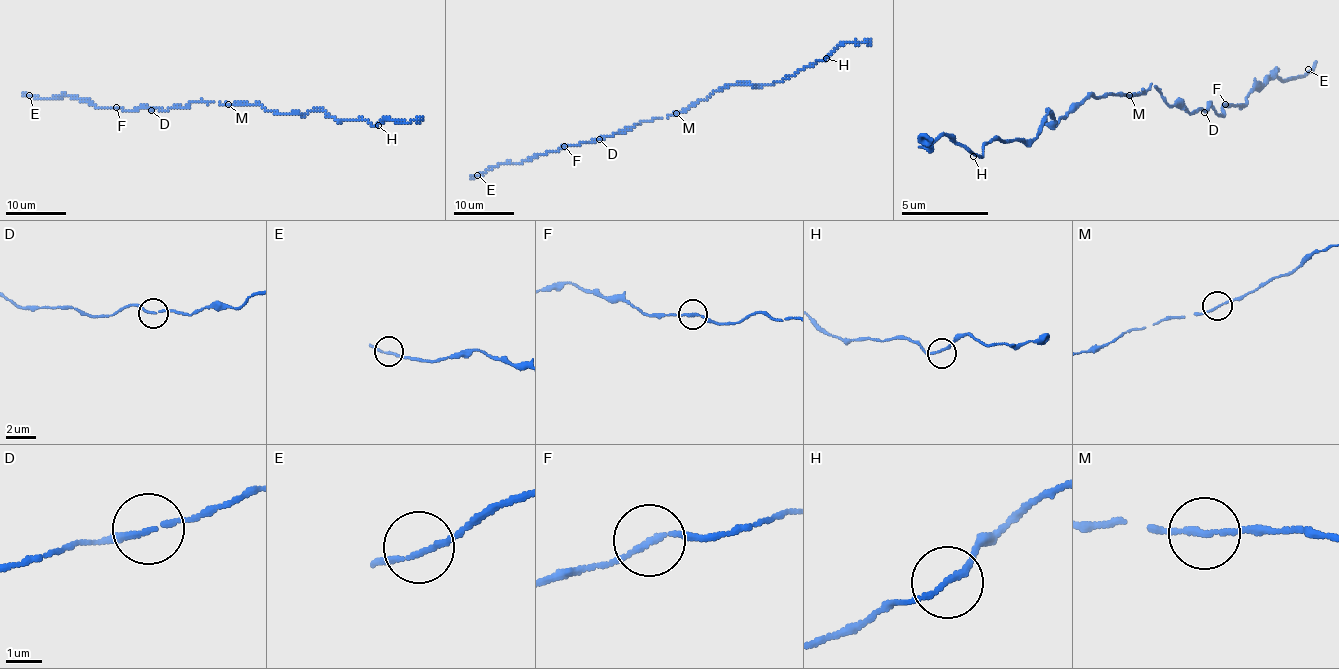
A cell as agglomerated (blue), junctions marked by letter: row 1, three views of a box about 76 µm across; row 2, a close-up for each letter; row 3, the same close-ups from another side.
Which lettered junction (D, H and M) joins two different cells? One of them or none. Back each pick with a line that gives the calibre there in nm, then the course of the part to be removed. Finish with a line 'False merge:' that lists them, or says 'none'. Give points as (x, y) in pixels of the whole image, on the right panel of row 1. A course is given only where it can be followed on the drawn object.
D: calibre 150 nm; course (1203, 113), (1212, 104), (1216, 113), (1225, 104), (1247, 104), (1277, 69), (1282, 78), (1308, 74), (1316, 61)
False merge: D

